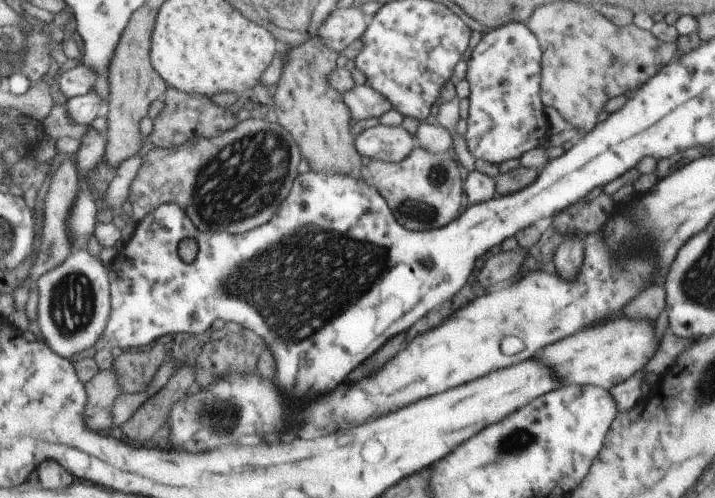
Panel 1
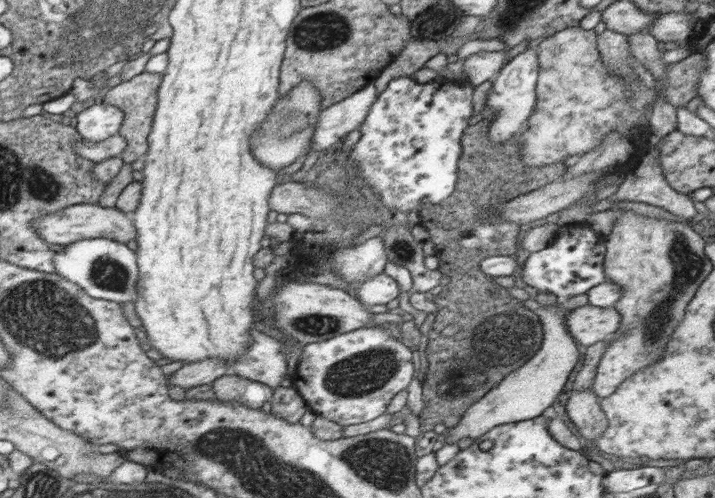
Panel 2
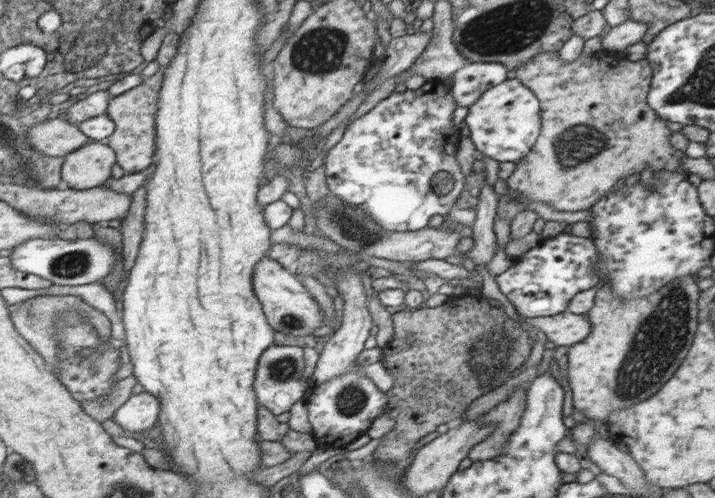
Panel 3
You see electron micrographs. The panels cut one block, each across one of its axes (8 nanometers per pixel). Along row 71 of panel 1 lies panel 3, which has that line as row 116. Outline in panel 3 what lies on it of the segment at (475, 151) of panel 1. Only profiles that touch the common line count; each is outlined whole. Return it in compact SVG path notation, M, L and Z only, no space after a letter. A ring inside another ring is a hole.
M516 77L490 87L469 108L465 122L477 152L498 162L516 161L530 153L541 131L540 101Z

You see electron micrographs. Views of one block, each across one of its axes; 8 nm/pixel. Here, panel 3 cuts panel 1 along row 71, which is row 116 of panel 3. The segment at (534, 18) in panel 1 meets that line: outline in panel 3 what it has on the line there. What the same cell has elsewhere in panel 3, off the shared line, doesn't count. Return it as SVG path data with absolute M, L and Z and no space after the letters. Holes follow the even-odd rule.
M548 51L530 58L518 67L516 78L532 90L540 101L542 126L535 145L517 163L507 182L508 189L520 192L522 200L501 196L497 204L498 217L512 222L516 214L527 208L528 203L538 200L564 212L586 210L598 198L604 198L608 190L618 186L621 178L640 174L644 168L652 168L654 173L668 170L689 176L690 173L682 167L685 151L672 147L672 130L648 105L647 96L653 76L654 69L646 58L638 61L622 58L616 66L609 66L602 62L598 52L590 55L580 53L576 61L570 63L562 60L558 51Z

